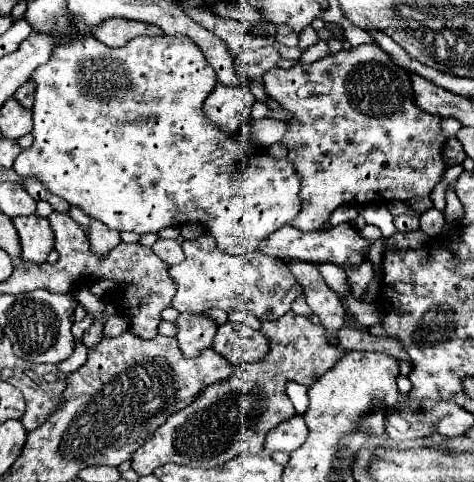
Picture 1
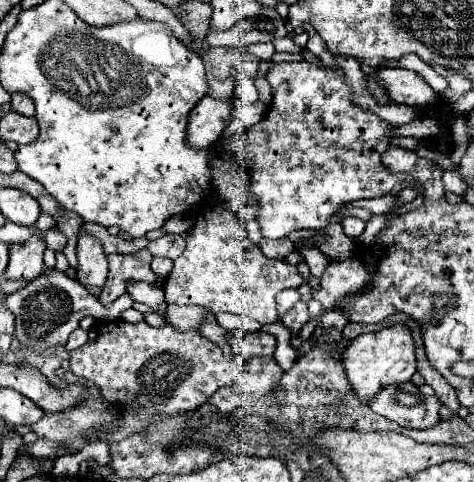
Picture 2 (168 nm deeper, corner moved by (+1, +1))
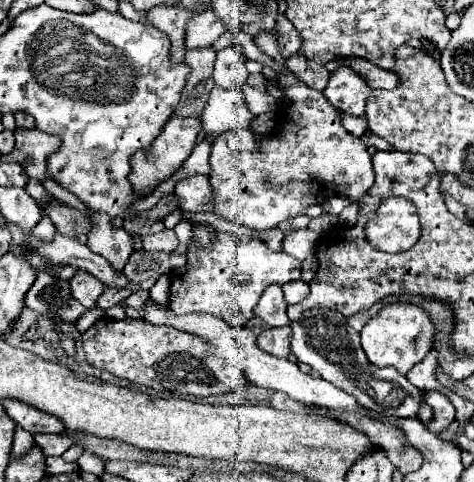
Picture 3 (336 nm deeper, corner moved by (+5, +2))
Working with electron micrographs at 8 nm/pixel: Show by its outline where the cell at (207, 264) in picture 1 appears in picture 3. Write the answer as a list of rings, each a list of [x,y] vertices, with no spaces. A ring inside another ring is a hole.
[[[216,231],[212,233],[210,245],[200,245],[192,241],[186,251],[186,265],[172,273],[172,301],[170,309],[178,315],[204,311],[212,313],[234,327],[246,327],[254,317],[254,307],[266,287],[278,283],[290,283],[300,279],[300,261],[286,255],[270,251],[264,241]]]

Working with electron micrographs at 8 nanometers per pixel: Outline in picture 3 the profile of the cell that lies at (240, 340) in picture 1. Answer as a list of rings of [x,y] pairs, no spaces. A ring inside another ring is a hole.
[[[284,325],[284,327],[264,329],[256,337],[256,345],[274,357],[288,357],[290,355],[290,327]]]

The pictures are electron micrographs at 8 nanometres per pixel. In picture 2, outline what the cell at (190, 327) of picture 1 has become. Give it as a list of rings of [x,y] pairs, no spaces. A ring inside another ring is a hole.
[[[168,306],[168,322],[178,330],[196,330],[206,312],[202,306]]]

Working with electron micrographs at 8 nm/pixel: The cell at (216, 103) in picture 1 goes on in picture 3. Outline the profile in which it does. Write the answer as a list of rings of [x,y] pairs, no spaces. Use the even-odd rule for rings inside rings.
[[[174,115],[166,123],[164,131],[154,139],[152,147],[148,151],[136,153],[132,157],[130,181],[136,189],[136,193],[138,195],[148,195],[156,187],[156,183],[162,183],[166,177],[170,177],[178,169],[178,165],[182,161],[186,161],[186,157],[190,157],[200,131],[202,131],[202,119],[200,117],[178,117],[178,115]]]

